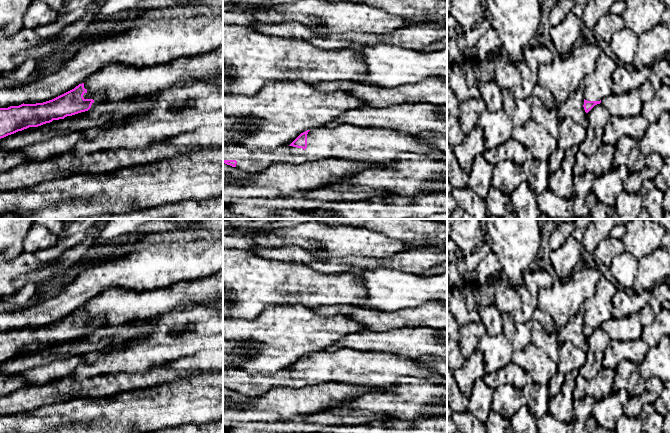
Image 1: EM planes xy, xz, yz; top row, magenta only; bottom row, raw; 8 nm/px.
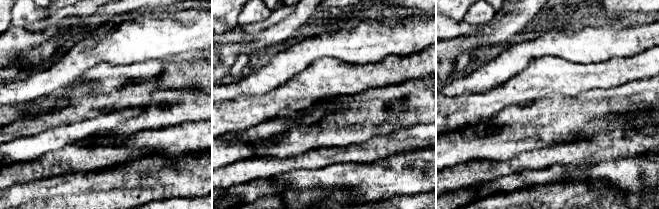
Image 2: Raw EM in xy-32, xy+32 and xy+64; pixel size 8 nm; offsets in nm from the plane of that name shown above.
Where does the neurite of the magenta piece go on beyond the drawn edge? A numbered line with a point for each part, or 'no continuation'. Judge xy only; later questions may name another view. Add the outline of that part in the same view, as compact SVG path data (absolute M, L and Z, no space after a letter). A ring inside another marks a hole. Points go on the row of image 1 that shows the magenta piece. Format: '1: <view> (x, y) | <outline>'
1: xy (115, 81) | M223 47L218 50L190 58L179 58L173 62L152 67L130 67L122 63L108 63L84 83L87 90L84 99L121 100L134 96L145 96L179 86L189 80L204 80L215 72L223 72Z

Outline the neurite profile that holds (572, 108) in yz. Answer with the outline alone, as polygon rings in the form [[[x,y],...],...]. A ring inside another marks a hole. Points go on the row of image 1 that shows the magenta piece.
[[[580,87],[565,102],[558,104],[558,121],[570,118],[582,127],[587,128],[589,120],[583,105],[583,91]]]

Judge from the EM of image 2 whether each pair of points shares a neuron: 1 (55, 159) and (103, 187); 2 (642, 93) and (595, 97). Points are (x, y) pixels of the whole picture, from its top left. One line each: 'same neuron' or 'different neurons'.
1: different neurons
2: same neuron

